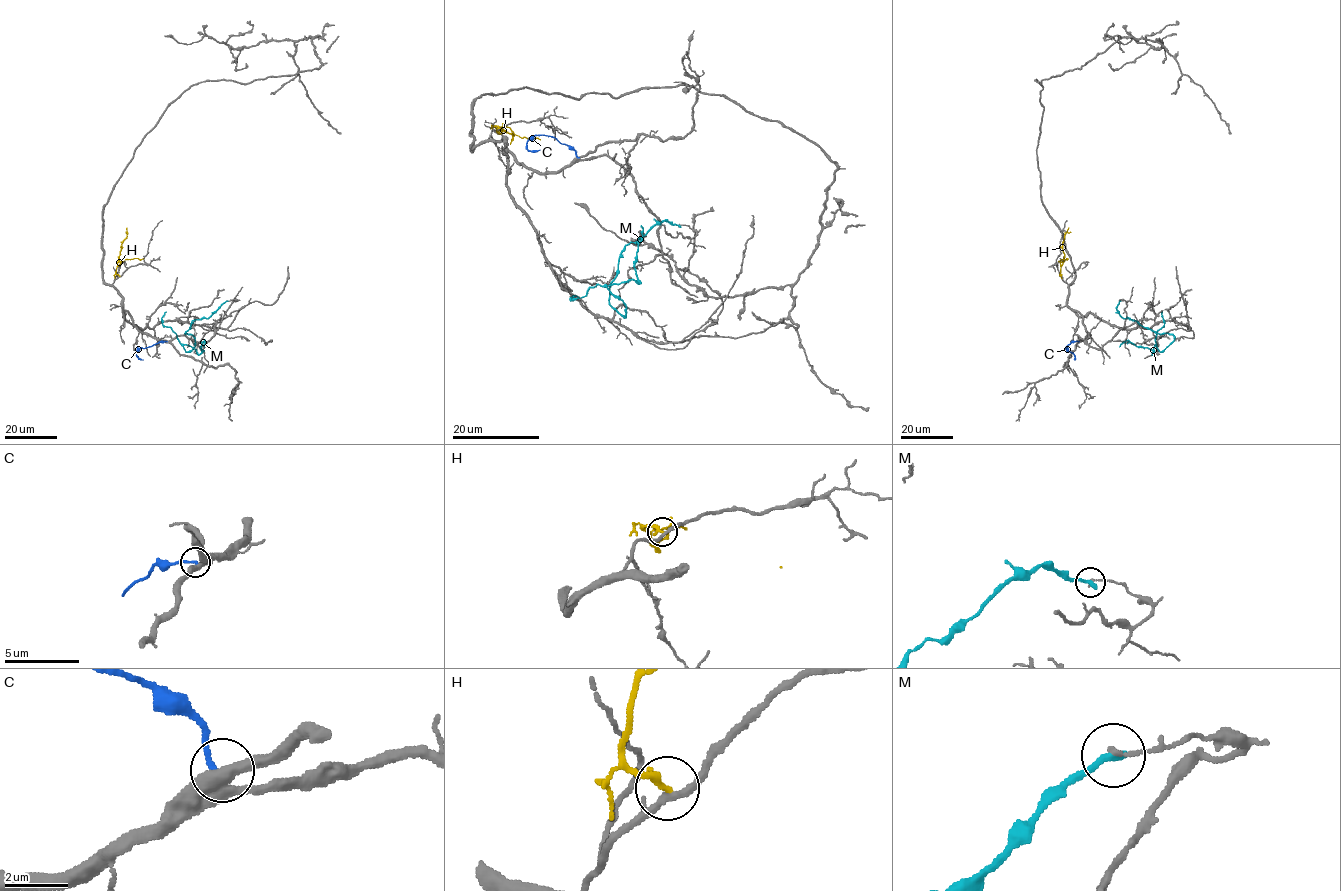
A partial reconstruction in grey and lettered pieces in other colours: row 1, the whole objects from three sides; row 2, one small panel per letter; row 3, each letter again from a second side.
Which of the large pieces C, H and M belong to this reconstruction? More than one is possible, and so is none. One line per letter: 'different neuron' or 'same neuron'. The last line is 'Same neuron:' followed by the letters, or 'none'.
C: different neuron
H: different neuron
M: different neuron
Same neuron: none

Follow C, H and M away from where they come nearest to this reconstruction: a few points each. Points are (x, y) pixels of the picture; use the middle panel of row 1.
C: (578, 157), (569, 146), (552, 137), (534, 135), (527, 142), (526, 149), (539, 150)
H: (500, 128), (493, 127), (498, 132), (504, 130), (512, 134), (512, 141)
M: (678, 225), (658, 222), (625, 247), (609, 286), (624, 316), (606, 286), (637, 282), (641, 225)

